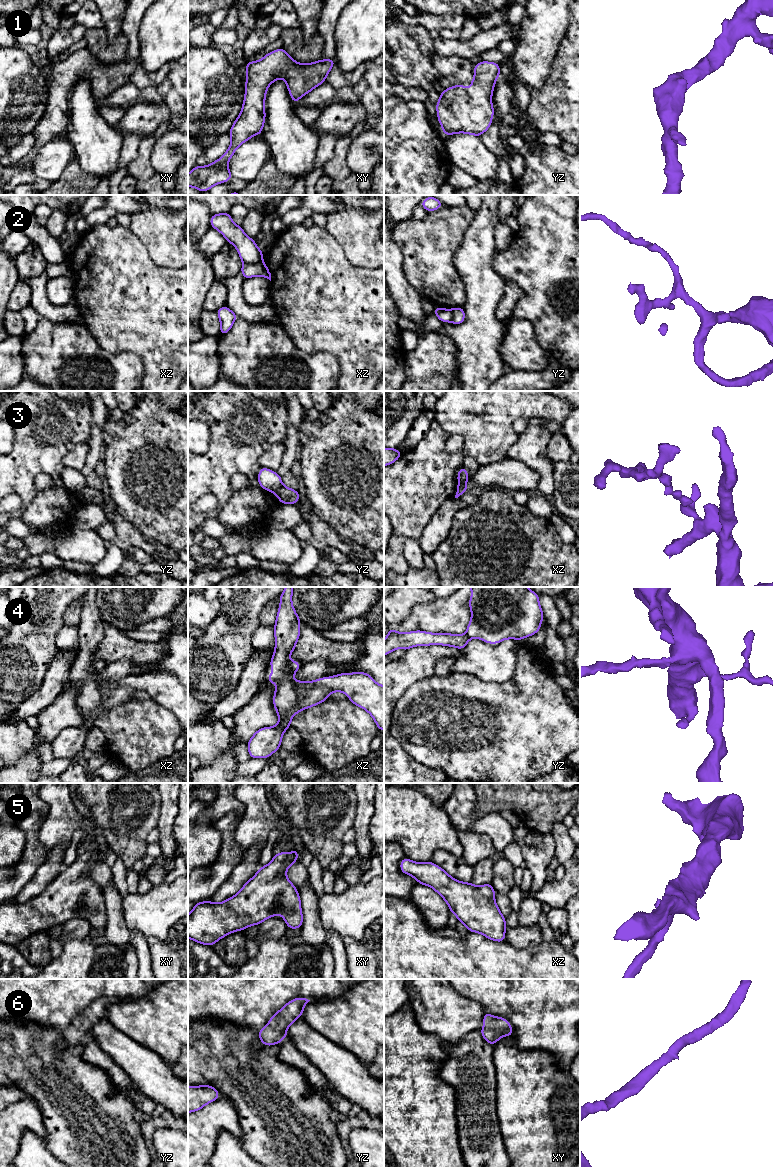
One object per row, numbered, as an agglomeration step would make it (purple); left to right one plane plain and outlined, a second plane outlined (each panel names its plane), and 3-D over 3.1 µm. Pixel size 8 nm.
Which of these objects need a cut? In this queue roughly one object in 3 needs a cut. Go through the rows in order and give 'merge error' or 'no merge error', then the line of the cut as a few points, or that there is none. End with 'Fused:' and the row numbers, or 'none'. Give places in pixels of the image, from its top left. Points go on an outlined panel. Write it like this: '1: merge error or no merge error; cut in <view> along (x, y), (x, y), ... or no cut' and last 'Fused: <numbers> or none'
1: no merge error; no cut
2: merge error; cut in xz along (261, 261), (243, 263)
3: merge error; cut in yz along (282, 485), (275, 492)
4: no merge error; no cut
5: no merge error; no cut
6: no merge error; no cut
Fused: 2, 3

